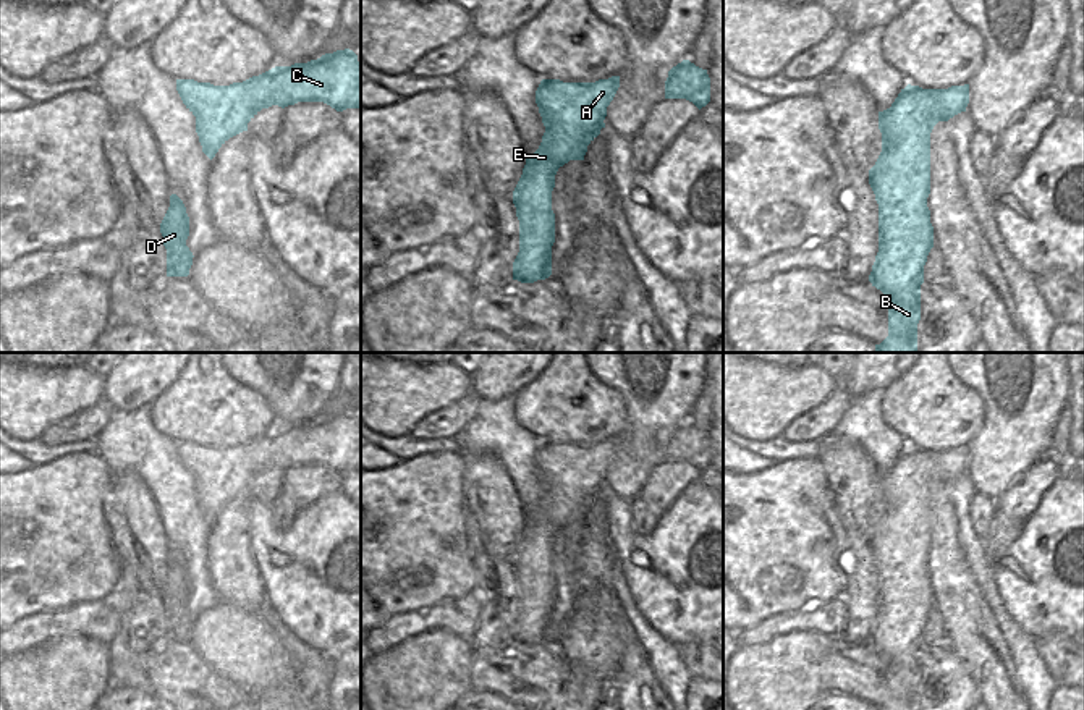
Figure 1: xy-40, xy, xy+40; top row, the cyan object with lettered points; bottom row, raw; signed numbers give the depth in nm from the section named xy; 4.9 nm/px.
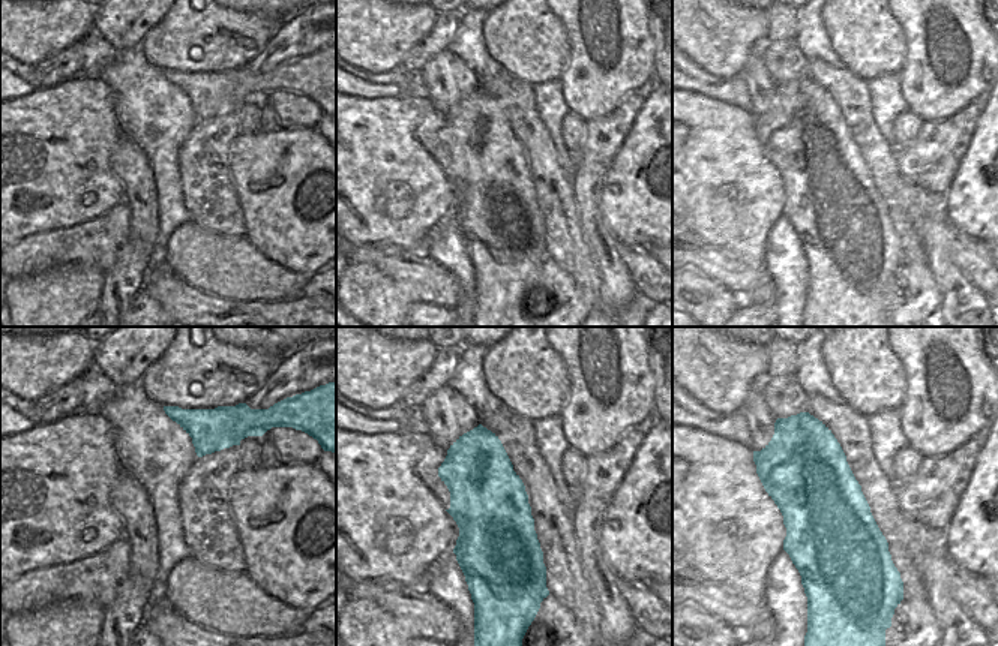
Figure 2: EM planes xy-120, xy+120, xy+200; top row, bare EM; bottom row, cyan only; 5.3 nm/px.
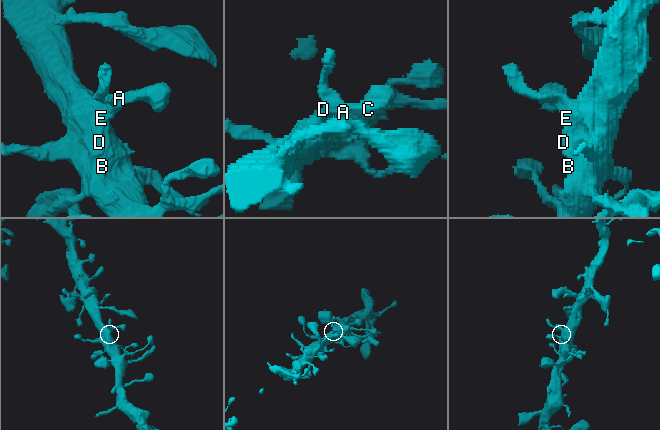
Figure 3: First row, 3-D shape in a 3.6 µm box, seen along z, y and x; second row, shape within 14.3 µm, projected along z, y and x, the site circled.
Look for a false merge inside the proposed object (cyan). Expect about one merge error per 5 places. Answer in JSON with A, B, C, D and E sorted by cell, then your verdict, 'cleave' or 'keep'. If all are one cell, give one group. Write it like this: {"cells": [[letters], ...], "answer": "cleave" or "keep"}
{"cells": [["A", "B", "C", "D", "E"]], "answer": "keep"}

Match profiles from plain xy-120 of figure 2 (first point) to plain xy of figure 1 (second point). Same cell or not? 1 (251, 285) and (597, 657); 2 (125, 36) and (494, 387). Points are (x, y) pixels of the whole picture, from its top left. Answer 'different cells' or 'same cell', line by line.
1: same cell
2: same cell

